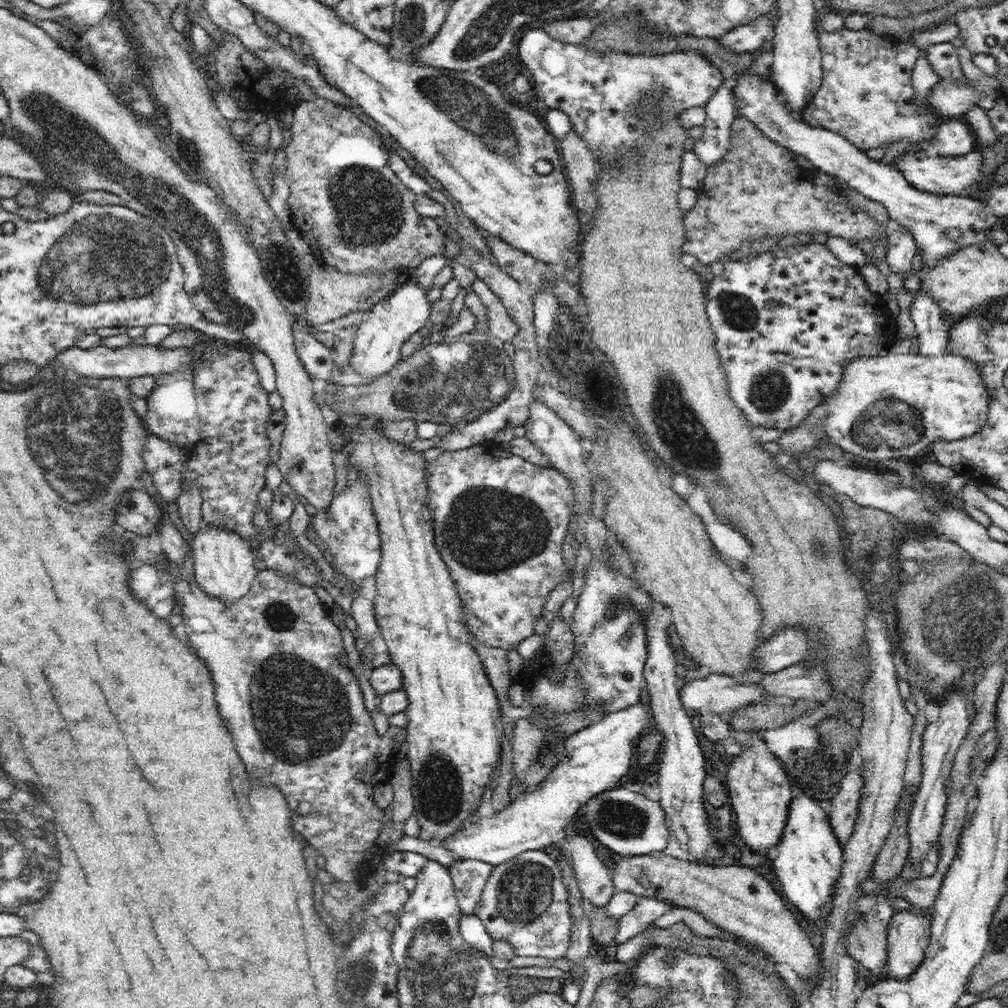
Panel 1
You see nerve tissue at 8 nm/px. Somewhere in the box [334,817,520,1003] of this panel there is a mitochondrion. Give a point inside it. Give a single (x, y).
(360, 973)

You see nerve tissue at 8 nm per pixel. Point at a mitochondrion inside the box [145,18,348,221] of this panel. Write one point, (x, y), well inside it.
(192, 157)

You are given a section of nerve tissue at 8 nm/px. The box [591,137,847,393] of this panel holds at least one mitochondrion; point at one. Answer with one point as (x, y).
(737, 310)

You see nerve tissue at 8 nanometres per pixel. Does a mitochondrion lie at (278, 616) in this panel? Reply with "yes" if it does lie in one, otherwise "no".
yes

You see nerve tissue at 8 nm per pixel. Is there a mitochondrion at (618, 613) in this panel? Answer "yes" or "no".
yes

